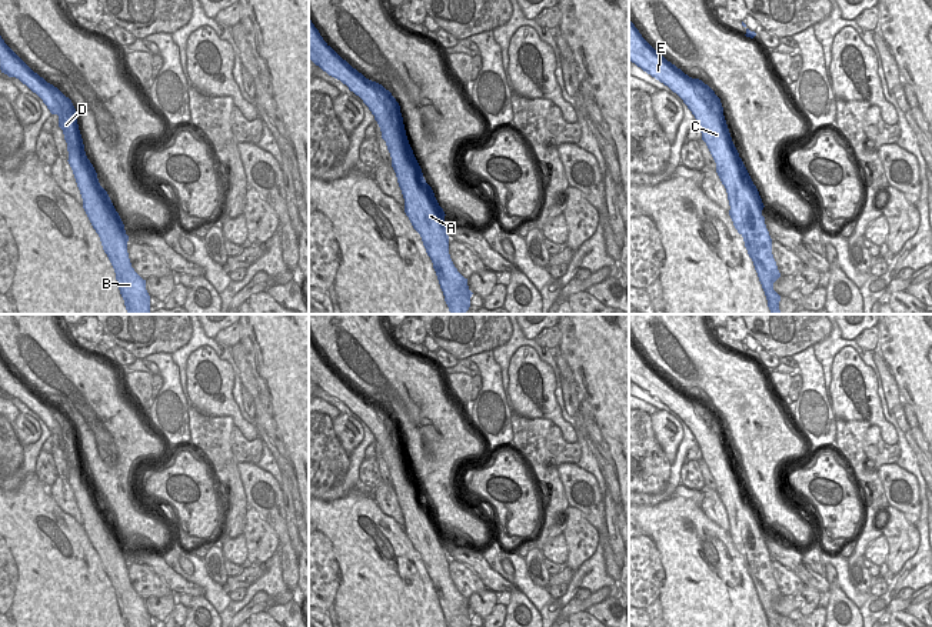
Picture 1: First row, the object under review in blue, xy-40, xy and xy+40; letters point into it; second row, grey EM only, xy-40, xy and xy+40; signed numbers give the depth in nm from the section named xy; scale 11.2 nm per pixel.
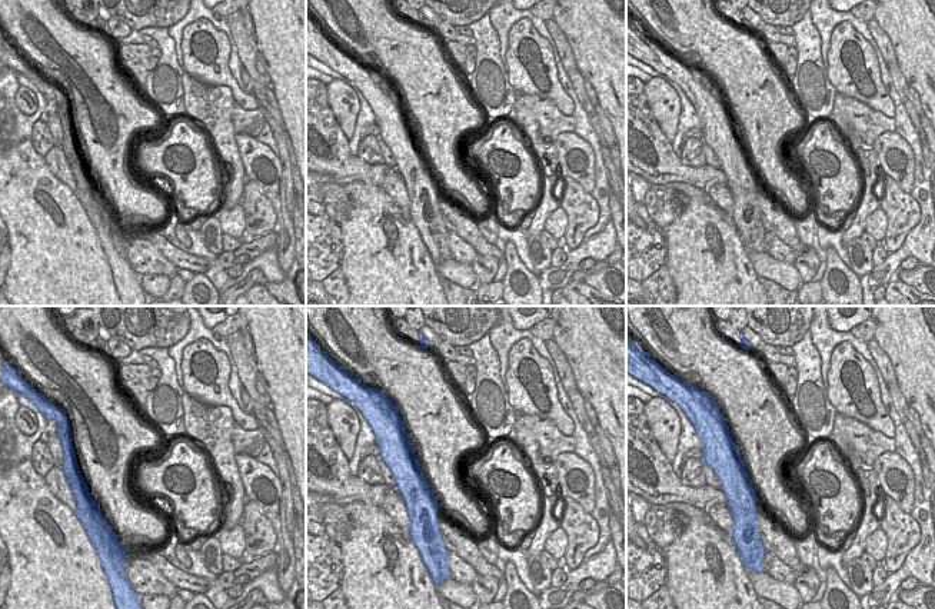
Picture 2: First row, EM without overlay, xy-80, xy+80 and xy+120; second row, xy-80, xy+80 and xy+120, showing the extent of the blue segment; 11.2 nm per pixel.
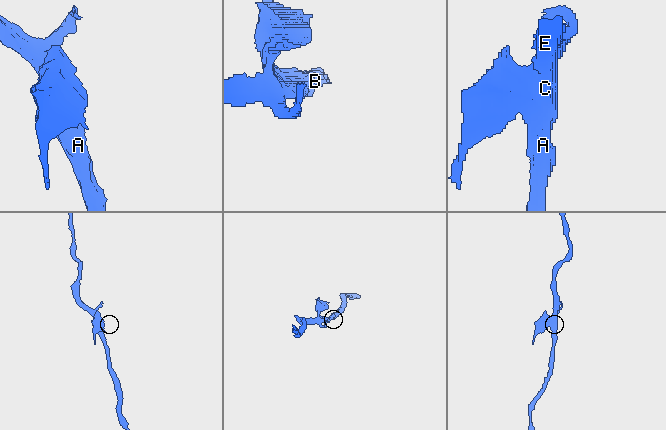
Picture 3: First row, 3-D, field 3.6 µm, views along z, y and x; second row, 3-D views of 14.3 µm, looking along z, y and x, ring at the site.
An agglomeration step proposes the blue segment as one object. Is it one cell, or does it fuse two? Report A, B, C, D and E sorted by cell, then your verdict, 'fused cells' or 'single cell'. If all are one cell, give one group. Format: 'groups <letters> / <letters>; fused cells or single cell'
groups A B C E / D; fused cells

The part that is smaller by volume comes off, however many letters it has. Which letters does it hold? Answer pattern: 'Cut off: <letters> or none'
Cut off: D

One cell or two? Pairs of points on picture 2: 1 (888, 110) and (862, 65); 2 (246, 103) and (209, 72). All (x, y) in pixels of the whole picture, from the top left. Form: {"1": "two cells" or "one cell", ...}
{"1": "one cell", "2": "one cell"}

